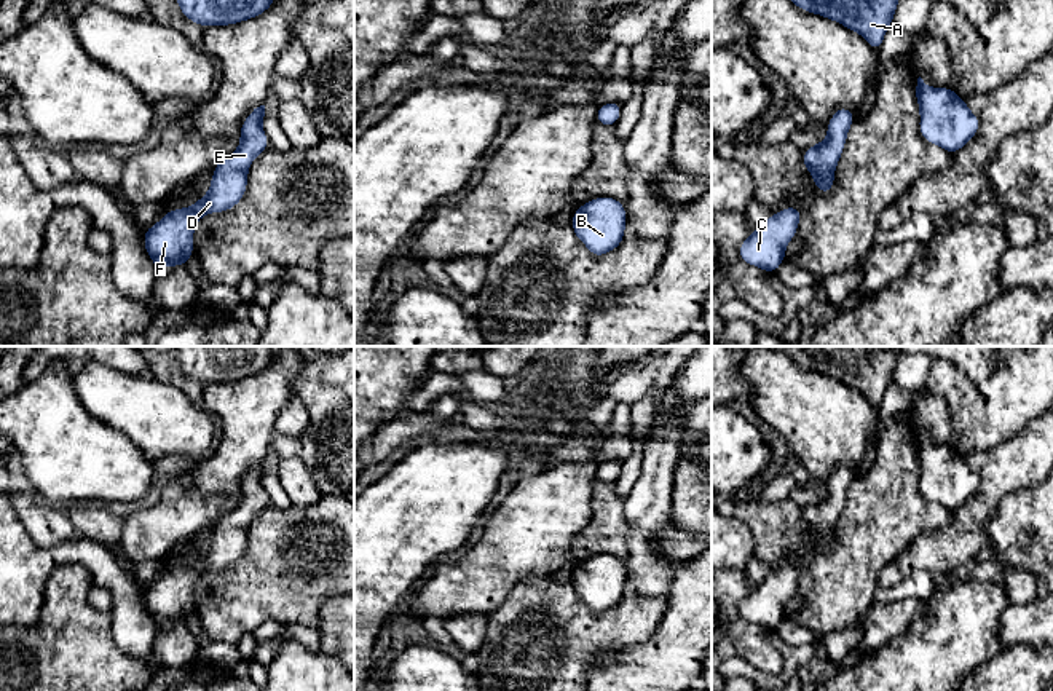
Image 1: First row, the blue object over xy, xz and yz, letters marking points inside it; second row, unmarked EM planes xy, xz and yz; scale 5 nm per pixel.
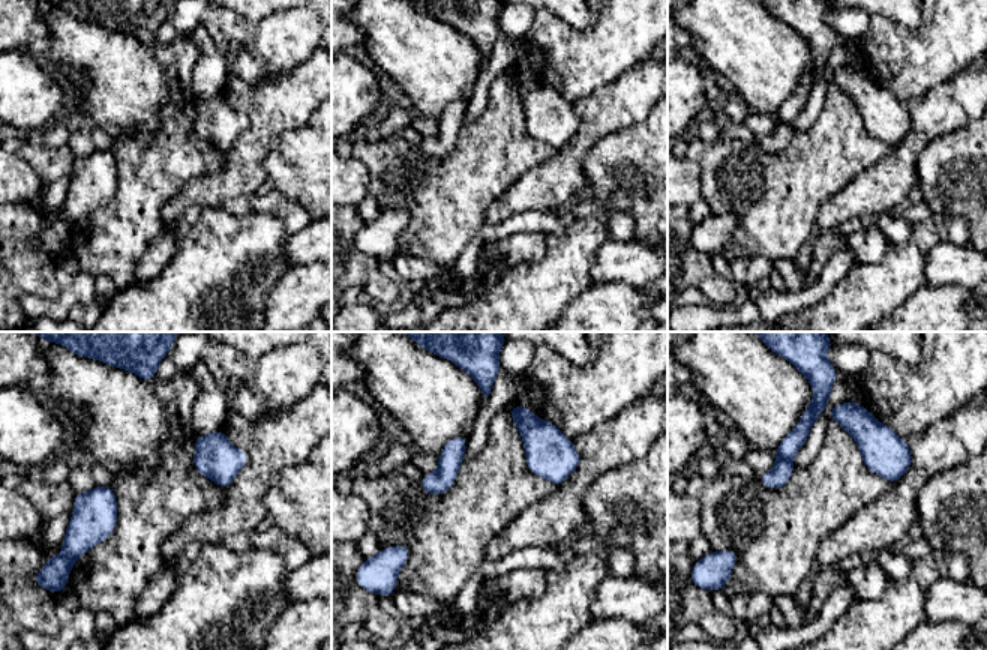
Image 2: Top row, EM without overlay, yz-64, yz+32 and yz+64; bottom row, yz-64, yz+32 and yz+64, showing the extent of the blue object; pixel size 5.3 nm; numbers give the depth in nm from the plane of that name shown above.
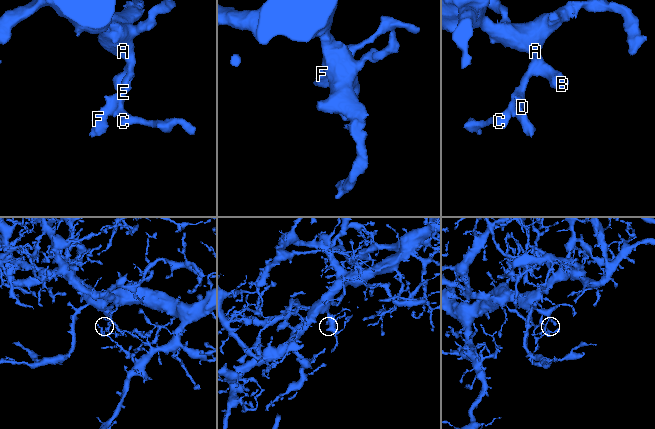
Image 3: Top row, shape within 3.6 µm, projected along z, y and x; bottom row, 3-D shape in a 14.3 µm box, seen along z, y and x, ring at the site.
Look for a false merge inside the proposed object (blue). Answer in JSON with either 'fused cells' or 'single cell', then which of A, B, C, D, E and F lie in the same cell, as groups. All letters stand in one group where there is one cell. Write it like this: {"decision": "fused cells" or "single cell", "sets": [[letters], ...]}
{"decision": "single cell", "sets": [["A", "B", "C", "D", "E", "F"]]}

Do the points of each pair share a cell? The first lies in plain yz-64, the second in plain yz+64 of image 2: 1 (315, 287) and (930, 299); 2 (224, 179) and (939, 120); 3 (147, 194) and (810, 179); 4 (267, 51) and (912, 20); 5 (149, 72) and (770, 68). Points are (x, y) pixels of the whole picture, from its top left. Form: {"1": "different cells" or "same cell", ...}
{"1": "same cell", "2": "same cell", "3": "same cell", "4": "different cells", "5": "same cell"}

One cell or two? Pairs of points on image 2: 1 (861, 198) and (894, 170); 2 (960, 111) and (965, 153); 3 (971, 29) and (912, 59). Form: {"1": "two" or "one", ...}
{"1": "one", "2": "two", "3": "one"}

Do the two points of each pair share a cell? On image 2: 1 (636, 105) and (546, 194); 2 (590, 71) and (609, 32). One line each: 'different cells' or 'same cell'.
1: same cell
2: same cell

